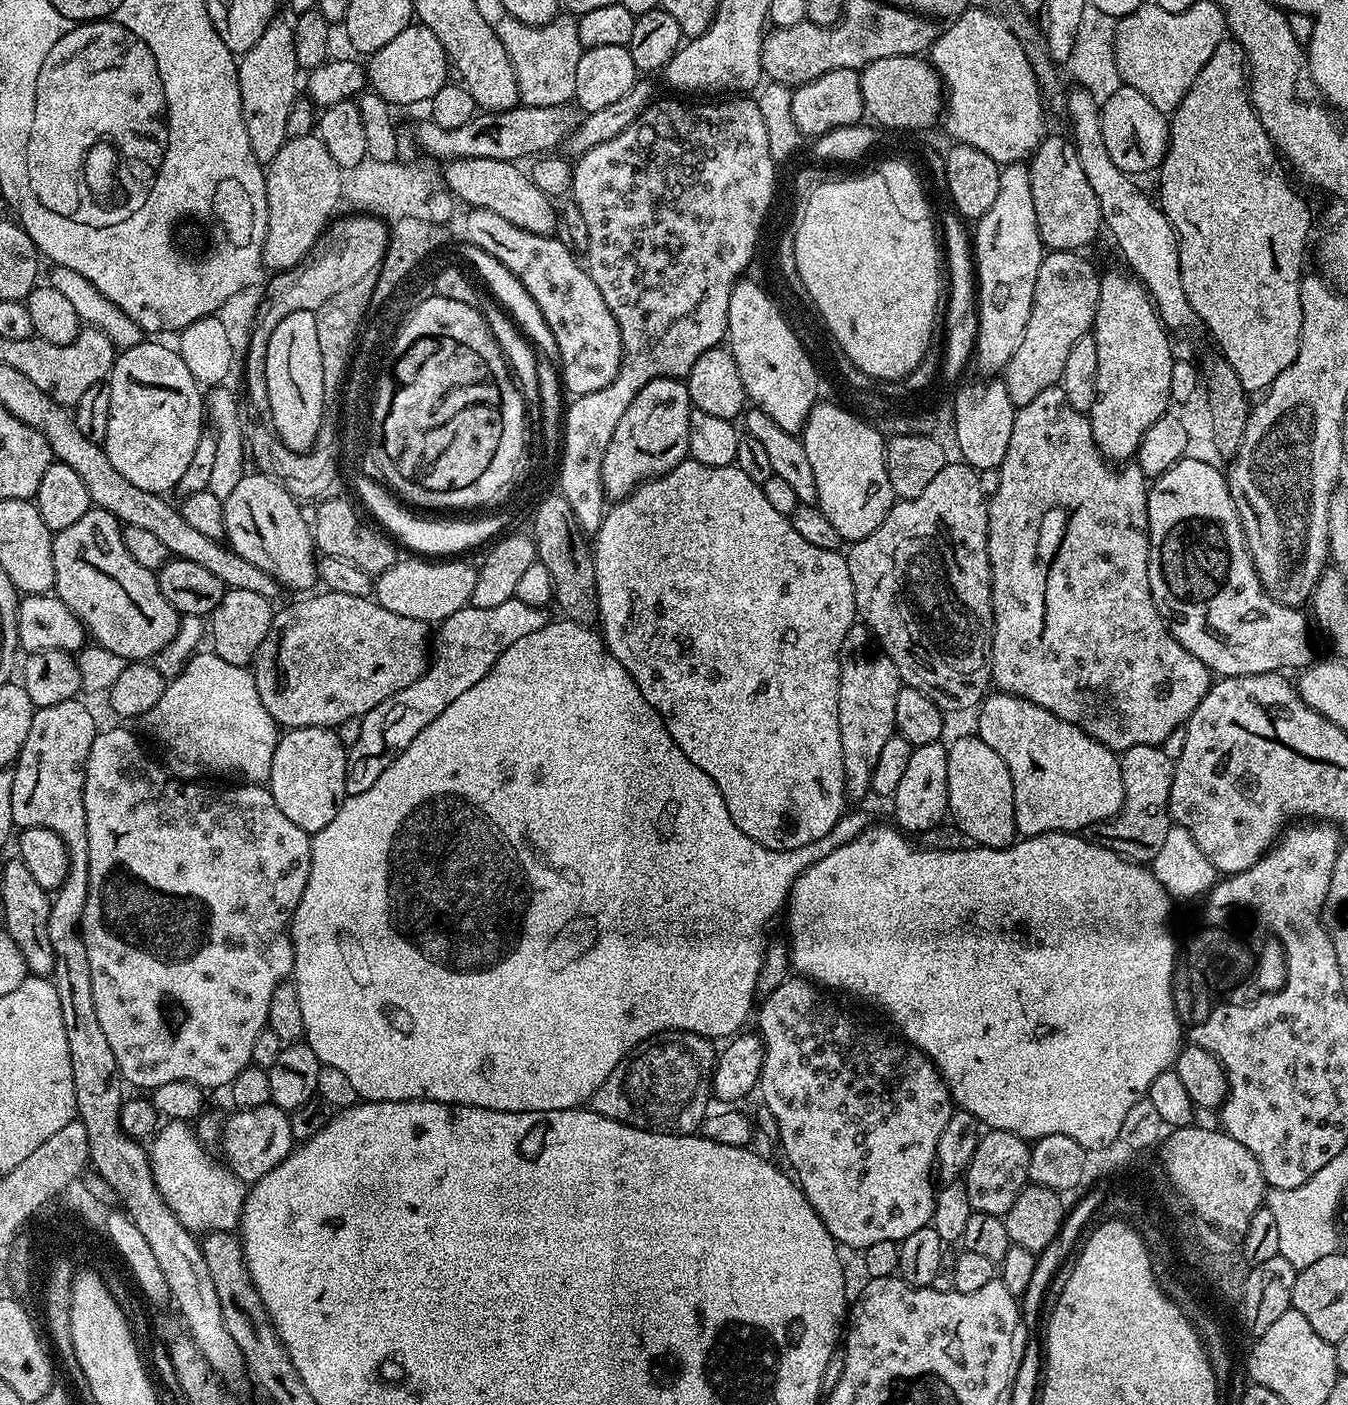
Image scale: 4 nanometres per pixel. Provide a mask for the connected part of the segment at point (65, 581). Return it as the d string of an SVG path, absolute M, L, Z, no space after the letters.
M95 506L88 509L74 526L66 526L66 530L55 533L52 538L54 550L54 594L84 623L85 633L92 636L99 647L118 654L125 662L148 662L159 657L160 651L178 634L181 613L177 612L166 598L162 598L162 590L158 590L156 573L146 570L146 566L138 566L134 558L130 558L130 550L126 550L124 529L120 521L106 510Z

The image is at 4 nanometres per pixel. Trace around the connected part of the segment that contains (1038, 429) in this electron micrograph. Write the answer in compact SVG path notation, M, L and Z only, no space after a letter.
M1057 386L1042 390L1038 398L1017 408L1014 430L1010 430L1010 446L1006 446L1006 458L1002 458L998 469L998 490L988 497L988 557L992 563L991 683L1001 692L1021 696L1050 710L1050 714L1078 726L1090 734L1090 738L1102 742L1117 754L1125 752L1130 746L1162 745L1176 728L1187 725L1198 702L1206 698L1214 683L1213 673L1174 639L1158 606L1154 606L1148 573L1149 485L1149 477L1142 474L1136 463L1128 462L1120 467L1109 463L1094 442L1091 419L1085 413L1074 410L1066 394Z

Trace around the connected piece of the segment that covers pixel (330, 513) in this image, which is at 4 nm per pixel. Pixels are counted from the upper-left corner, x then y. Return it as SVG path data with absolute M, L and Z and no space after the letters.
M321 499L315 505L315 507L317 506L316 521L313 519L310 527L317 553L333 556L334 558L350 558L350 562L356 563L357 566L362 566L362 570L373 574L385 572L387 568L394 566L398 559L397 545L379 527L376 527L377 529L371 528L356 513L356 508L350 501L332 499Z

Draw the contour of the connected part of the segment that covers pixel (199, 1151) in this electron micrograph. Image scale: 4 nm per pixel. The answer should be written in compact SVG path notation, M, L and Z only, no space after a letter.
M169 1119L164 1125L151 1137L150 1159L154 1182L166 1206L170 1206L178 1222L182 1222L190 1233L235 1233L244 1214L244 1200L248 1196L249 1185L223 1163L215 1164L212 1161L208 1153L211 1151L196 1135L191 1123Z

